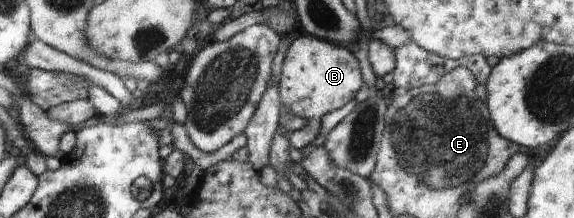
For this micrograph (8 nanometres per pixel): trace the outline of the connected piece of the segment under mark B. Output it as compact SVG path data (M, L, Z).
M308 35L294 39L284 57L277 85L282 105L309 122L319 122L323 115L340 109L354 99L363 81L358 60L352 50Z

